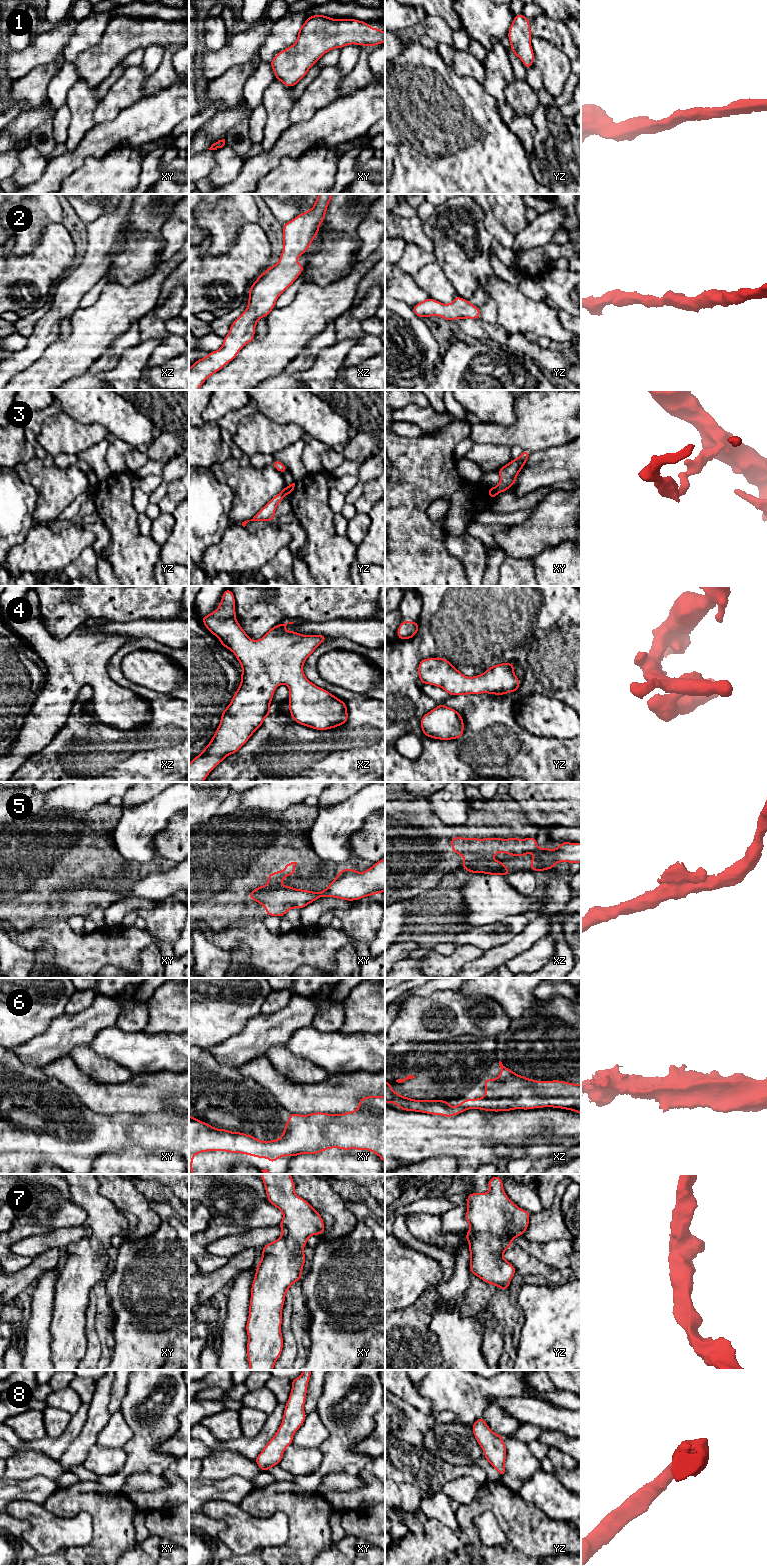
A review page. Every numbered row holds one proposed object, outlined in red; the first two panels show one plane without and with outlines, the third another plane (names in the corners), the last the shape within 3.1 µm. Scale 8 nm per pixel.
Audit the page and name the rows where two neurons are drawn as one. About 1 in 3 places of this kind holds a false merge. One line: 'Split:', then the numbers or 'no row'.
Split: 3, 5

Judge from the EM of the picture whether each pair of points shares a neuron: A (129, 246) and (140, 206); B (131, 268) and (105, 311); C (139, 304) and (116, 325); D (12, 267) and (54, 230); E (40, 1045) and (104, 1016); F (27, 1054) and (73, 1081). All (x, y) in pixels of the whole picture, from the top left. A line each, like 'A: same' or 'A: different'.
A: same
B: different
C: same
D: same
E: same
F: different

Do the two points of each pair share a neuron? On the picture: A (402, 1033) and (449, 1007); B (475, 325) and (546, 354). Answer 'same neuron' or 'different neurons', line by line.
A: same neuron
B: same neuron

